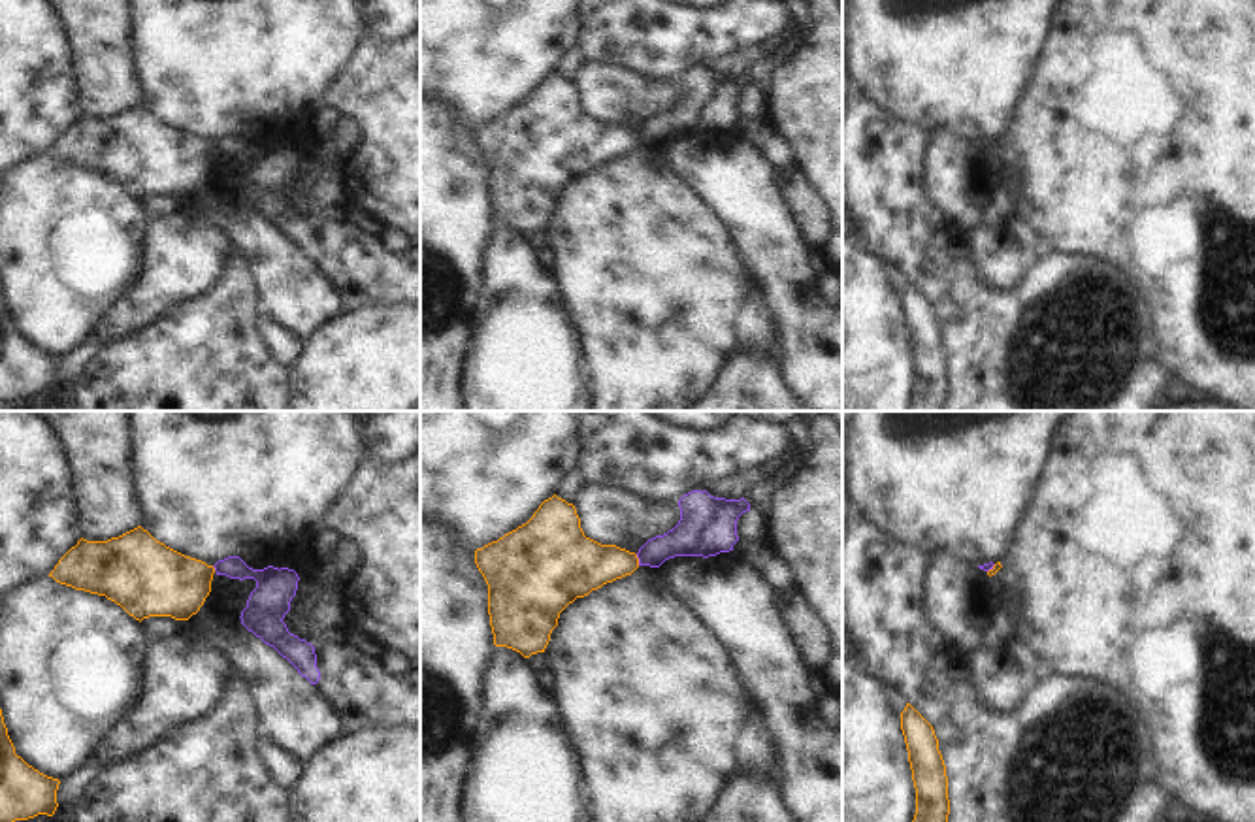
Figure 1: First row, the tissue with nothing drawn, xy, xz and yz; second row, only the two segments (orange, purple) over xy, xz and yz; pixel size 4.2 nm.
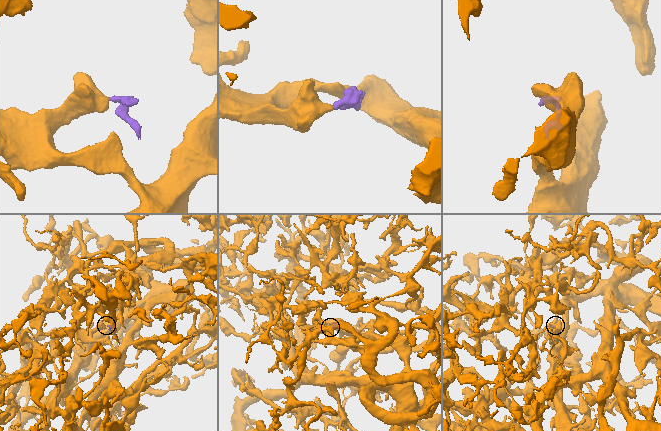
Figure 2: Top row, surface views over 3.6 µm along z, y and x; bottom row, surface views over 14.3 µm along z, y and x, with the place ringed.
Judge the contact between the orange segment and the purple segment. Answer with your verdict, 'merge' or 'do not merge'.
do not merge

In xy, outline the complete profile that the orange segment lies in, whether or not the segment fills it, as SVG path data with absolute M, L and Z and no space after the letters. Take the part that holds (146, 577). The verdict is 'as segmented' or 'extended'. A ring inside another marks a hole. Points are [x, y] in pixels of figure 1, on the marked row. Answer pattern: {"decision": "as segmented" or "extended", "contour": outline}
{"decision": "as segmented", "contour": "M141 526L107 541L79 539L49 573L57 583L106 596L136 620L188 620L211 592L215 567L156 541Z"}

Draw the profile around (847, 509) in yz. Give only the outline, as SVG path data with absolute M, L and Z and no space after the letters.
M842 411L842 532L852 515L852 505L848 501L848 479L844 475L844 462L848 458L848 422L852 419L852 411Z

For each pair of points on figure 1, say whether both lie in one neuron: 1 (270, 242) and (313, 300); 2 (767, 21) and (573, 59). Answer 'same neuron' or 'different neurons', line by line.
1: same neuron
2: different neurons

